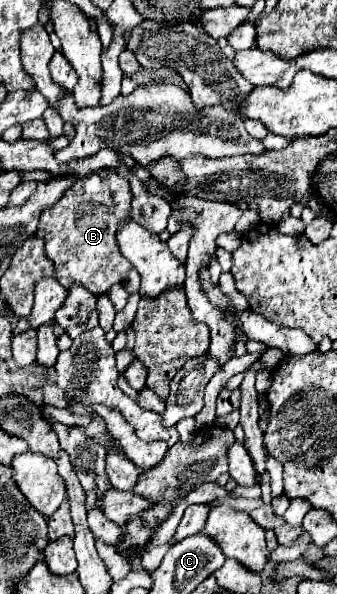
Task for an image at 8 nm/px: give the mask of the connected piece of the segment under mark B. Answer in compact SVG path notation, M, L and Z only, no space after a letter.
M99 169L91 177L81 177L57 205L41 213L37 235L45 239L45 253L53 261L57 281L63 287L83 285L99 297L127 277L133 265L119 253L115 237L119 225L131 217L131 197L131 187L125 177Z

